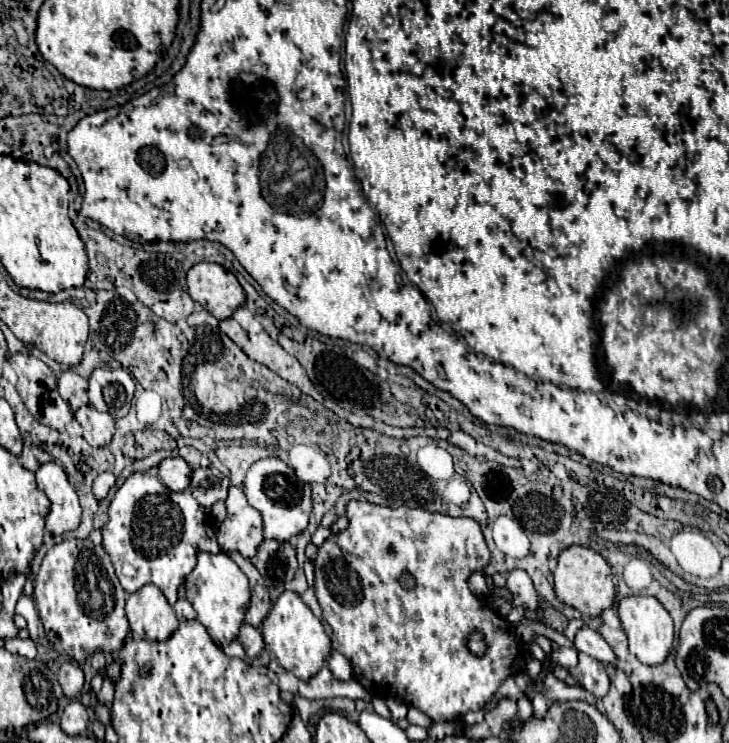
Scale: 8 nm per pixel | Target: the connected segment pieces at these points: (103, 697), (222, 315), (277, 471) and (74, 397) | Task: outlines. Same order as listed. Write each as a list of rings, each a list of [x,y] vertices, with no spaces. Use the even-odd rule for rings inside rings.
[[[104,679],[104,685],[102,685],[100,693],[98,693],[98,701],[100,701],[102,705],[110,707],[110,705],[112,705],[112,699],[114,699],[114,685],[108,683],[108,679]]]
[[[198,263],[188,271],[190,297],[216,319],[228,319],[244,305],[246,293],[232,271],[218,263]]]
[[[278,457],[260,459],[248,469],[244,479],[244,493],[248,497],[248,503],[262,513],[264,539],[288,541],[308,527],[308,517],[312,513],[310,485],[296,481],[296,473]]]
[[[66,369],[58,381],[58,391],[62,399],[68,403],[70,411],[74,413],[78,407],[88,405],[88,381],[74,373],[72,369]]]

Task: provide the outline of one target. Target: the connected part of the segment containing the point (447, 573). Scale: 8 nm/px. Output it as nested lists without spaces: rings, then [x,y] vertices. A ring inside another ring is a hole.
[[[350,501],[348,503],[348,519],[350,525],[344,533],[334,535],[332,539],[328,539],[316,557],[316,597],[322,609],[322,621],[326,621],[332,629],[332,647],[336,651],[340,651],[354,669],[354,677],[360,681],[360,685],[364,685],[372,695],[384,695],[384,697],[394,697],[404,701],[406,705],[418,707],[422,713],[426,713],[432,721],[458,721],[460,715],[468,713],[468,711],[478,711],[482,709],[490,697],[496,693],[496,689],[512,675],[524,669],[526,661],[528,661],[528,651],[526,651],[526,659],[524,659],[524,651],[522,651],[522,643],[520,639],[514,635],[510,623],[504,617],[498,615],[468,589],[468,577],[470,571],[482,571],[488,561],[490,561],[490,551],[486,547],[486,541],[482,537],[480,525],[474,519],[468,517],[450,517],[450,515],[442,515],[442,513],[430,513],[426,509],[408,509],[408,507],[380,507],[380,505],[372,505],[368,501]],[[480,631],[484,635],[486,645],[490,645],[490,653],[484,655],[474,655],[468,649],[468,637],[470,633]]]

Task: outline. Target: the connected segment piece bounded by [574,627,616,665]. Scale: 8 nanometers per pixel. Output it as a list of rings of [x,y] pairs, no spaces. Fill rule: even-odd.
[[[582,627],[574,637],[574,647],[604,665],[616,665],[616,655],[612,647],[602,639],[602,635],[590,627]]]

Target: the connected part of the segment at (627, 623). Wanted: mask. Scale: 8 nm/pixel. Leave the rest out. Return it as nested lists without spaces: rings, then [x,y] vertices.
[[[624,597],[618,605],[618,615],[622,627],[628,635],[630,651],[644,663],[644,665],[660,665],[672,651],[674,645],[674,621],[670,613],[662,607],[656,597]]]

